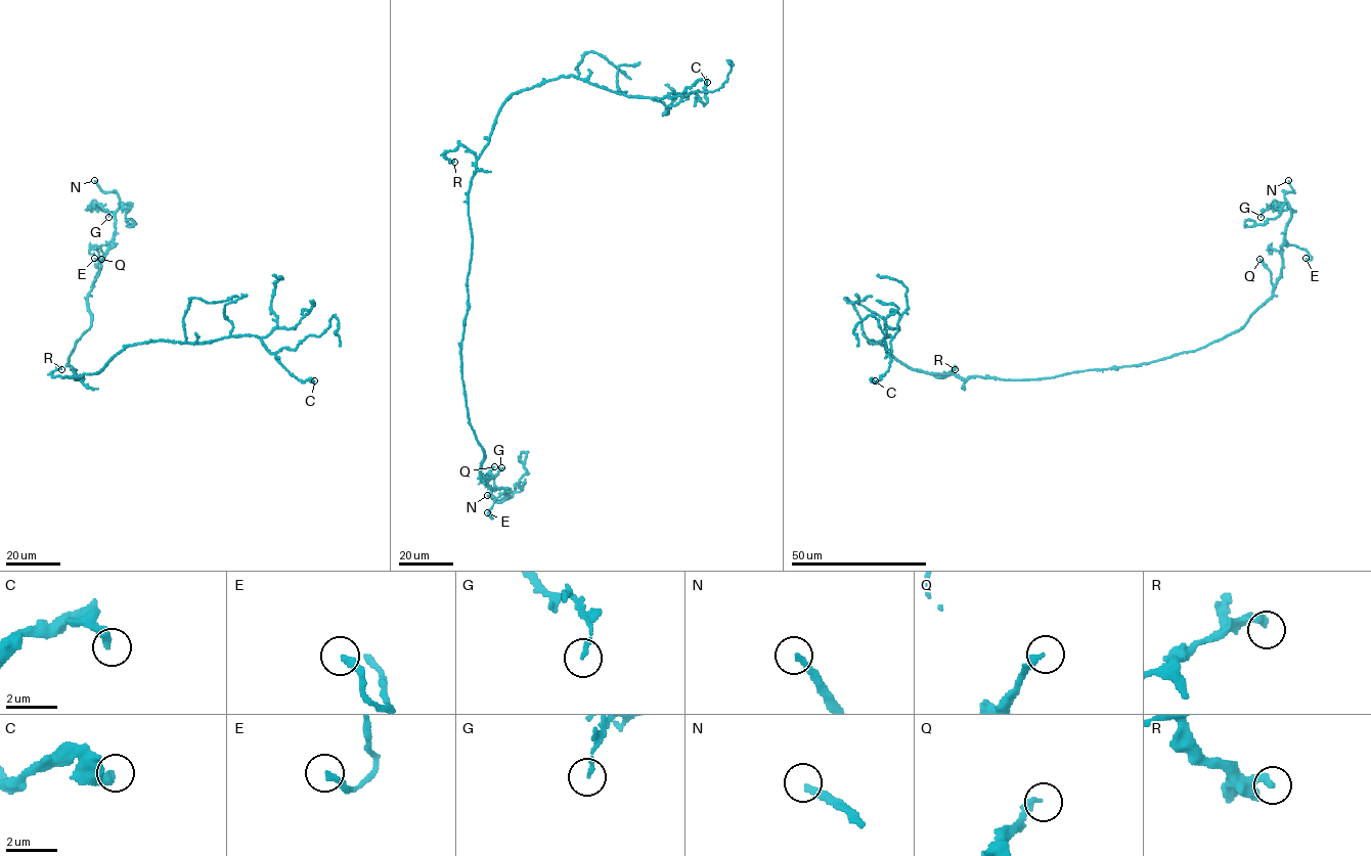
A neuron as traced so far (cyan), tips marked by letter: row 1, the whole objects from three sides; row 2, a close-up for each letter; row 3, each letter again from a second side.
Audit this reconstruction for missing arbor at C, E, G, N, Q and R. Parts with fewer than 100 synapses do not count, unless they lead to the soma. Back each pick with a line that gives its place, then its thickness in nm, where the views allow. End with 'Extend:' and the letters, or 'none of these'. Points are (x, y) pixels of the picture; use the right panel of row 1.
N: (1288, 180) | 220 nm
Extend: N

